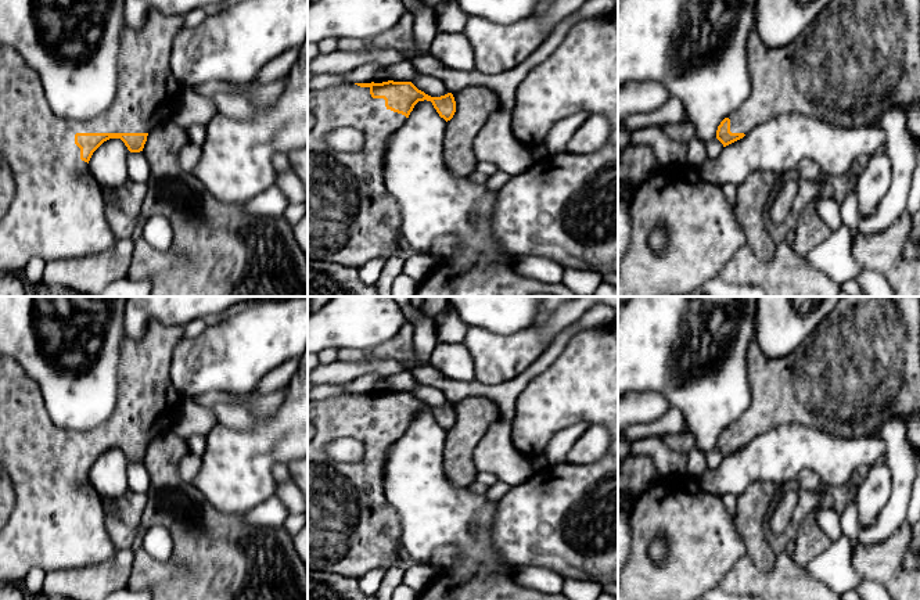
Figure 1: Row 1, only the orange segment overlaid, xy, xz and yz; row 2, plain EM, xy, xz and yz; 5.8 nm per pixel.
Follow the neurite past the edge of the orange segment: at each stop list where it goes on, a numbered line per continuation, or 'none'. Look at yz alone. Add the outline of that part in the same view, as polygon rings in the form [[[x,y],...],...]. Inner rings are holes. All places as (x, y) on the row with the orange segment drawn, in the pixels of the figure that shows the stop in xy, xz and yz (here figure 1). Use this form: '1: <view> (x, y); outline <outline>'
1: yz (858, 58); outline [[[833,0],[788,46],[779,48],[768,47],[759,35],[752,33],[747,42],[747,53],[751,94],[740,108],[727,116],[732,133],[747,134],[755,126],[777,119],[783,114],[804,114],[842,129],[877,123],[881,114],[894,105],[906,112],[913,104],[920,103],[920,0]]]

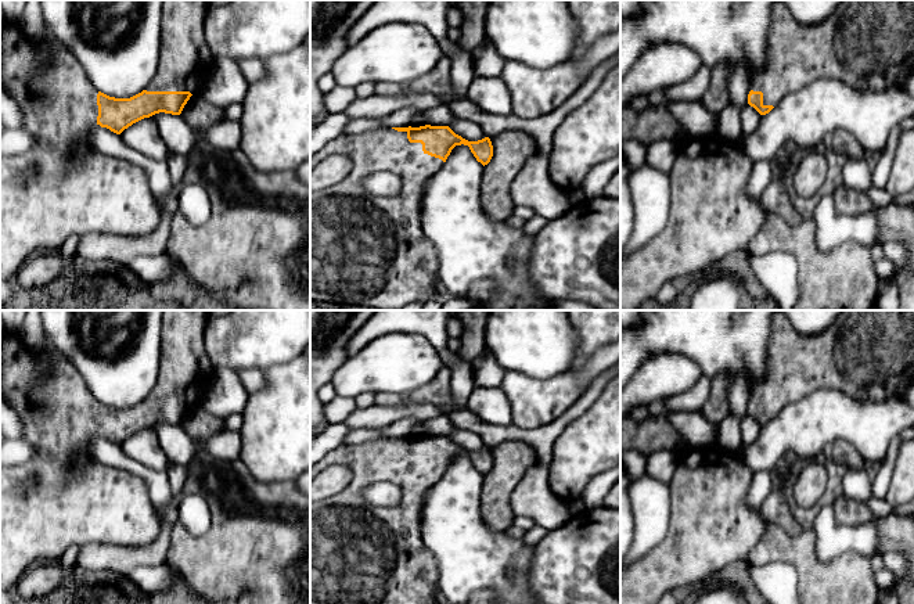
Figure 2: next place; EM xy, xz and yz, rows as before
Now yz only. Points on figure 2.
1: yz (868, 45); outline [[[777,0],[773,4],[771,30],[769,33],[769,62],[762,72],[751,71],[752,85],[751,90],[763,93],[763,105],[778,105],[788,94],[795,93],[818,79],[838,79],[852,87],[864,91],[881,91],[892,87],[904,87],[904,82],[910,71],[914,68],[914,0],[843,0],[832,15],[817,25],[799,24],[789,10]]]

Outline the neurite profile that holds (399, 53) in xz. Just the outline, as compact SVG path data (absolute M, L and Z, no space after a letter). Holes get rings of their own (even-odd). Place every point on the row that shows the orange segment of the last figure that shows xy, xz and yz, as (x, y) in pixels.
M391 24L348 47L331 73L342 87L363 82L407 85L432 71L442 55L438 40L422 25Z

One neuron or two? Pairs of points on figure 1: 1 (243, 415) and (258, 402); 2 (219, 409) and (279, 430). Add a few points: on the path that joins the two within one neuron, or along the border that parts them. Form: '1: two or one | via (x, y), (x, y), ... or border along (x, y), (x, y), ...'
1: two | border along (215, 403), (237, 403), (252, 415)
2: two | border along (219, 421), (239, 430), (250, 430), (255, 423)

